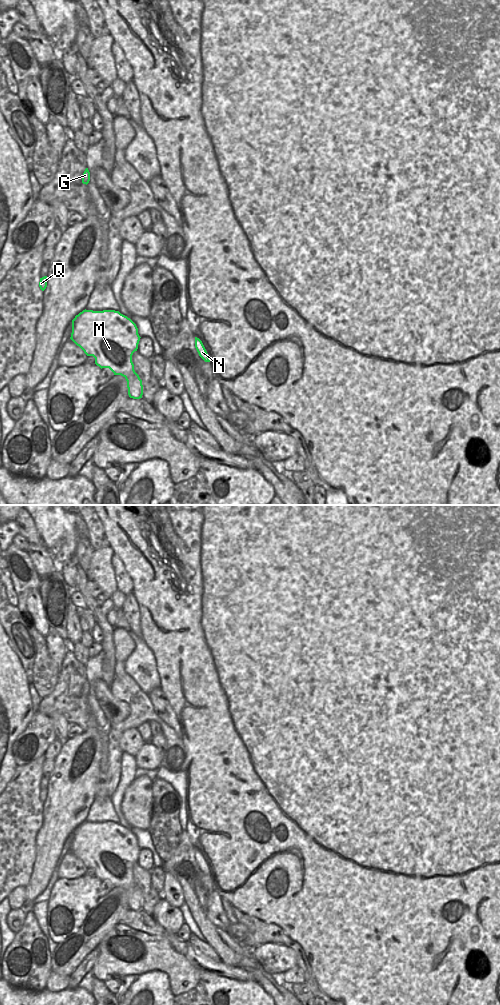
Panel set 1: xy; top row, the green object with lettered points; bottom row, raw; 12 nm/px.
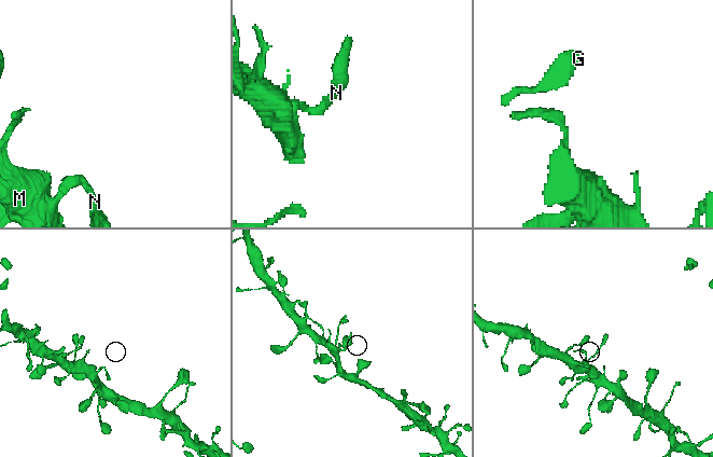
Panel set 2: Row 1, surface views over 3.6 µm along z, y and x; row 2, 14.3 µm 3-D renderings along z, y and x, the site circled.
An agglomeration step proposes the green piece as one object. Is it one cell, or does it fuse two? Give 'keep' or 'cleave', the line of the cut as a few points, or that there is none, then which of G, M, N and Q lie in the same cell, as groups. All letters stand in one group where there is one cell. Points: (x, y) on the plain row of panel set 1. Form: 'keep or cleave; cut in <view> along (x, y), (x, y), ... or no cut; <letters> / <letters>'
keep; no cut; G M N Q

